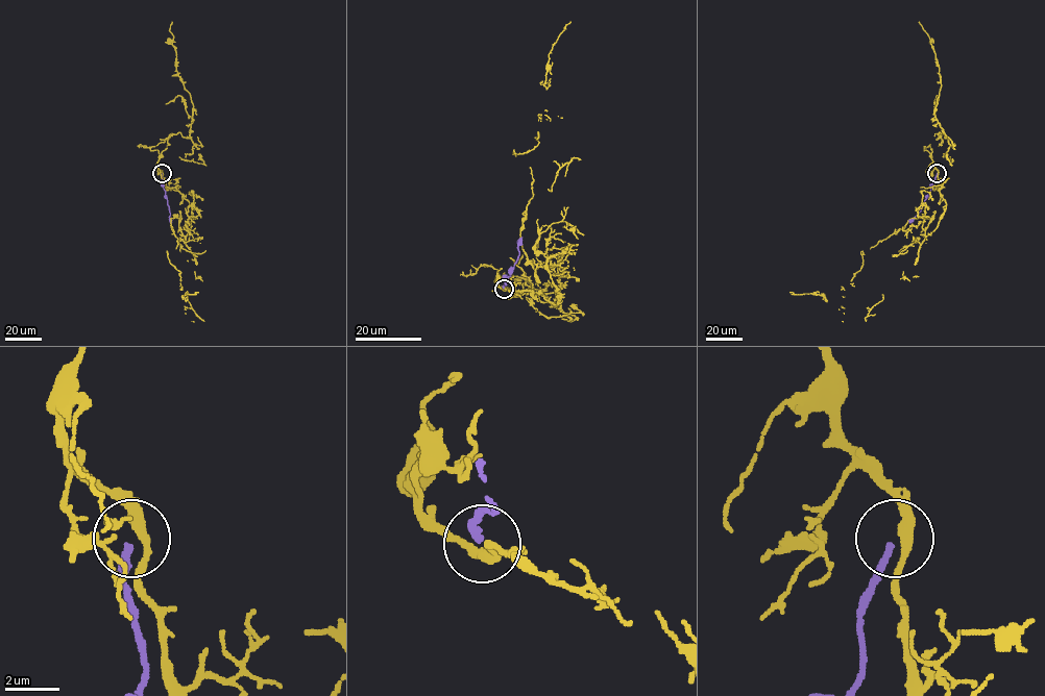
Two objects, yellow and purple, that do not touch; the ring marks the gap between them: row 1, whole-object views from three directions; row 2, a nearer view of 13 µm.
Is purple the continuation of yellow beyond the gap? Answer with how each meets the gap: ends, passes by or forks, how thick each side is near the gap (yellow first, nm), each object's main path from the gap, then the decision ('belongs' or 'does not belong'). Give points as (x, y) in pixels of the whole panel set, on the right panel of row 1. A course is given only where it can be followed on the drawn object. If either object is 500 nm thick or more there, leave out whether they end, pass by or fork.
yellow passes by; purple ends; calibres 360 and 280 nm; course yellow (938, 173), (938, 225), (926, 235), (930, 219), (912, 218), (861, 251), (839, 308), (790, 292); course purple (938, 173), (920, 212), (908, 220); does not belong

